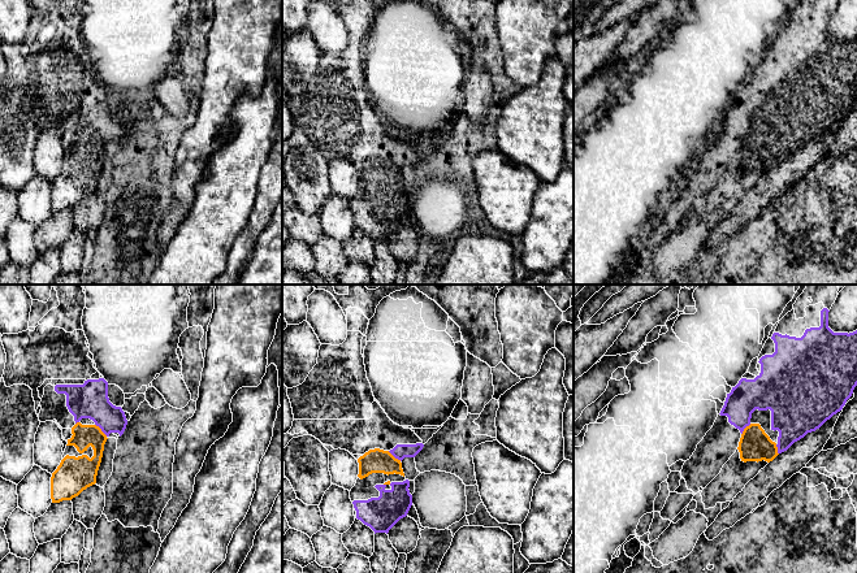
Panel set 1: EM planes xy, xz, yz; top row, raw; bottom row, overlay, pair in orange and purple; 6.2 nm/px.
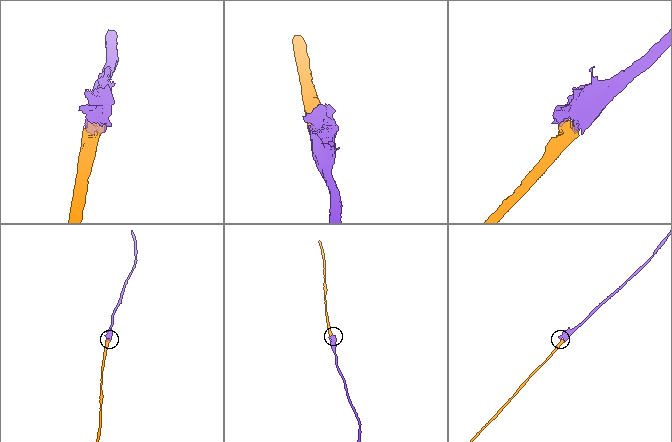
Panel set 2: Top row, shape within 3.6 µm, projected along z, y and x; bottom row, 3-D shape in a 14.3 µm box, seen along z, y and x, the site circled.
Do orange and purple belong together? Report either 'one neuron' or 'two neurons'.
one neuron

